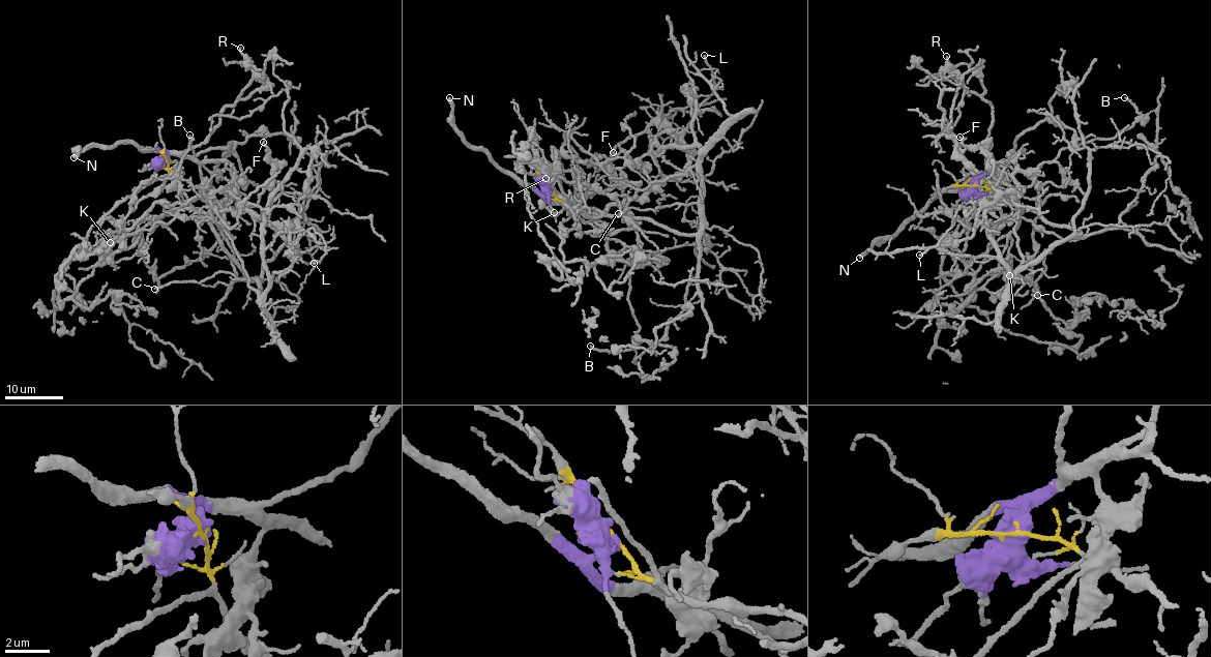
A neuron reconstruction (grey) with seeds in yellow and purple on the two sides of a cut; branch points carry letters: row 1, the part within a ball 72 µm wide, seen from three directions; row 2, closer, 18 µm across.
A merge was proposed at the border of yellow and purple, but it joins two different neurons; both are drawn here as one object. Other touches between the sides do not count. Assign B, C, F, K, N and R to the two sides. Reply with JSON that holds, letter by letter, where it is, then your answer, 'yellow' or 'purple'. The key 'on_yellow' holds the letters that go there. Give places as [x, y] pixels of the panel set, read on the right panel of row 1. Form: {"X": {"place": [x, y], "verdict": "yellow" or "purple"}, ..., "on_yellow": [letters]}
{"B": {"place": [1124, 97], "verdict": "purple"}, "C": {"place": [1037, 295], "verdict": "yellow"}, "F": {"place": [960, 137], "verdict": "purple"}, "K": {"place": [1009, 275], "verdict": "yellow"}, "N": {"place": [859, 258], "verdict": "purple"}, "R": {"place": [946, 56], "verdict": "purple"}, "on_yellow": ["C", "K"]}

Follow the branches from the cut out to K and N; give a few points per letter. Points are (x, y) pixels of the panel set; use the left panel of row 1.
K: (166, 159), (173, 183), (182, 187), (190, 205), (151, 215), (130, 234), (125, 237), (120, 234), (110, 243)
N: (166, 159), (163, 152), (130, 142), (110, 146), (90, 143), (80, 148), (74, 157)

